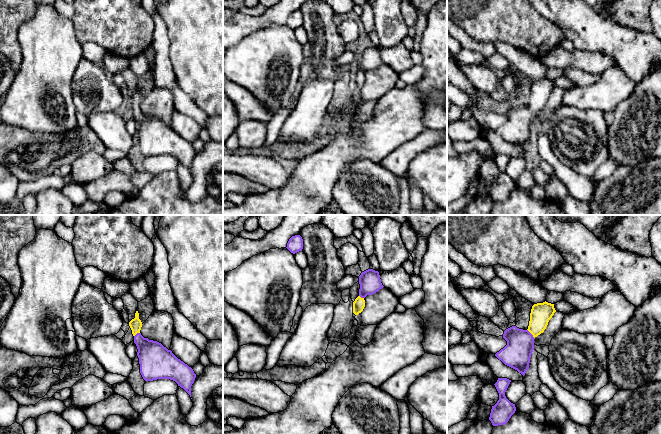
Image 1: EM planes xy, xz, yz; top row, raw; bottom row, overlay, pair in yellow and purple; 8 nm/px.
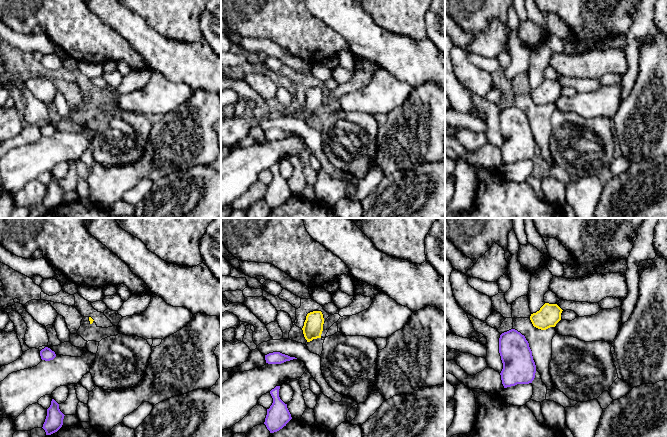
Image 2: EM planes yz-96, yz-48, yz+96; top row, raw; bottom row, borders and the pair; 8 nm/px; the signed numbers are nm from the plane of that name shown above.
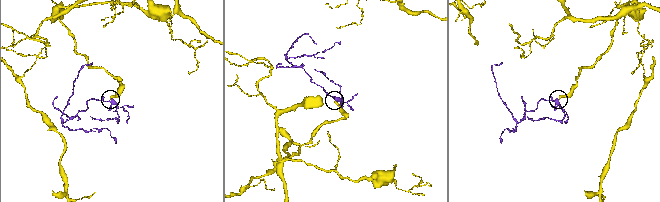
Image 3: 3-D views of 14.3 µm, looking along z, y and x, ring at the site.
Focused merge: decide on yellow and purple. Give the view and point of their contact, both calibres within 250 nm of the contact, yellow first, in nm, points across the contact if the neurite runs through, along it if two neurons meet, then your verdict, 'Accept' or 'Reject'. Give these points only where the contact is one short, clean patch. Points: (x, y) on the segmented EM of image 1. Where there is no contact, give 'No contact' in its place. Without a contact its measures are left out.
Touches yellow at yz (530, 332). Thickness 170 nm (yellow) against 220 nm. Path across: yz (541, 313), (537, 325), (530, 332), (520, 343), (516, 354). Accept

